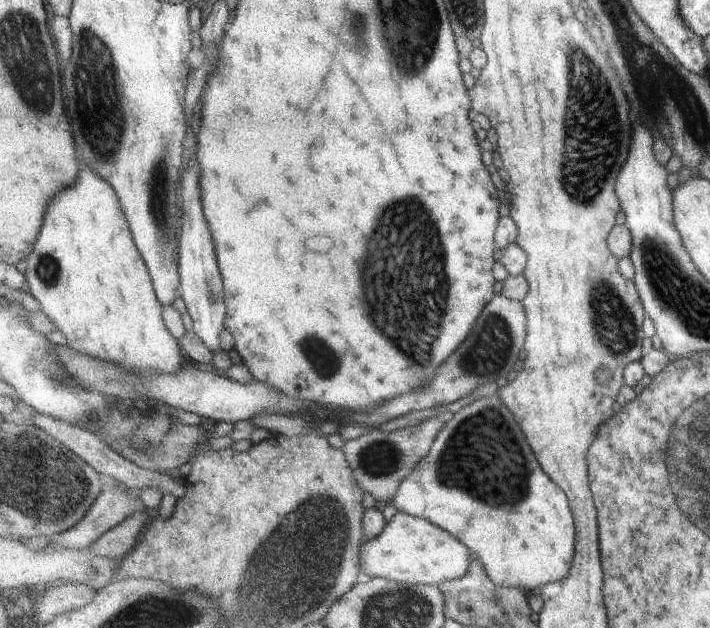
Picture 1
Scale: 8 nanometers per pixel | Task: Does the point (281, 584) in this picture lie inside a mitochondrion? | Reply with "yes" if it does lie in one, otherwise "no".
yes

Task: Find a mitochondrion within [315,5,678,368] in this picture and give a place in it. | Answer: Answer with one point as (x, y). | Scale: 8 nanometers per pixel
(590, 96)

